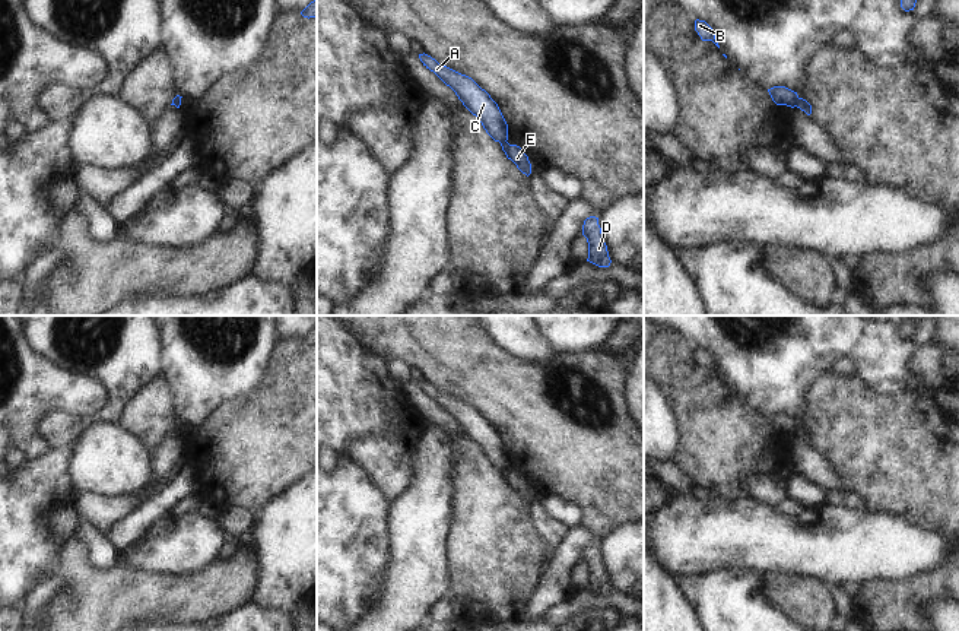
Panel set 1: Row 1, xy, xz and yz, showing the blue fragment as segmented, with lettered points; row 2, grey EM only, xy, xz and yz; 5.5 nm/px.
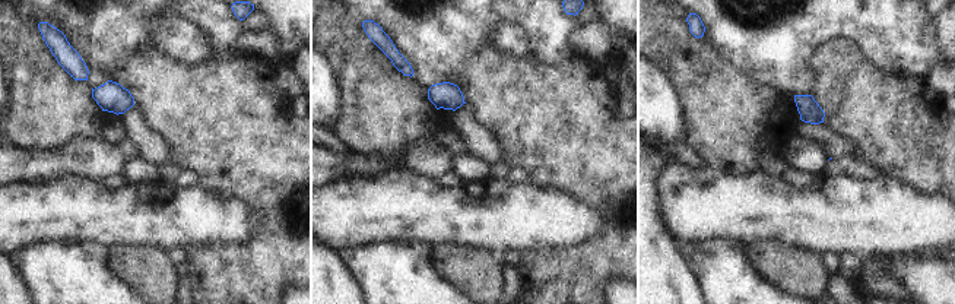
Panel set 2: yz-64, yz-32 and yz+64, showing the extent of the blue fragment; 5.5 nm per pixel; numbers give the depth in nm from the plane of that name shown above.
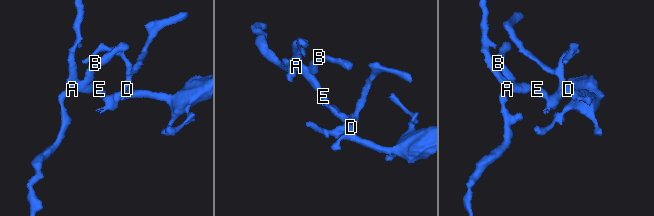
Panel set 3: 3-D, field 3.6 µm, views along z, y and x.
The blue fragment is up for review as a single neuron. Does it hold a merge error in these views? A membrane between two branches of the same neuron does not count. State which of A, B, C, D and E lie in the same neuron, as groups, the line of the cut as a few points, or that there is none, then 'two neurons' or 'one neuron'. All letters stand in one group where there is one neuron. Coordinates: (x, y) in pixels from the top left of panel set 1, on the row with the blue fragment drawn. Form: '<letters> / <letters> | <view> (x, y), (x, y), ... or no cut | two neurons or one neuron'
A B C / D E | yz (800, 98), (794, 105) | two neurons

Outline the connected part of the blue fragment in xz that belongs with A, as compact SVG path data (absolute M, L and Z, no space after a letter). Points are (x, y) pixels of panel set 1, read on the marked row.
M419 54L426 69L434 72L447 86L450 86L463 105L479 118L486 133L499 143L508 140L508 124L490 95L482 89L471 77L461 74L447 66L439 64L428 54Z

